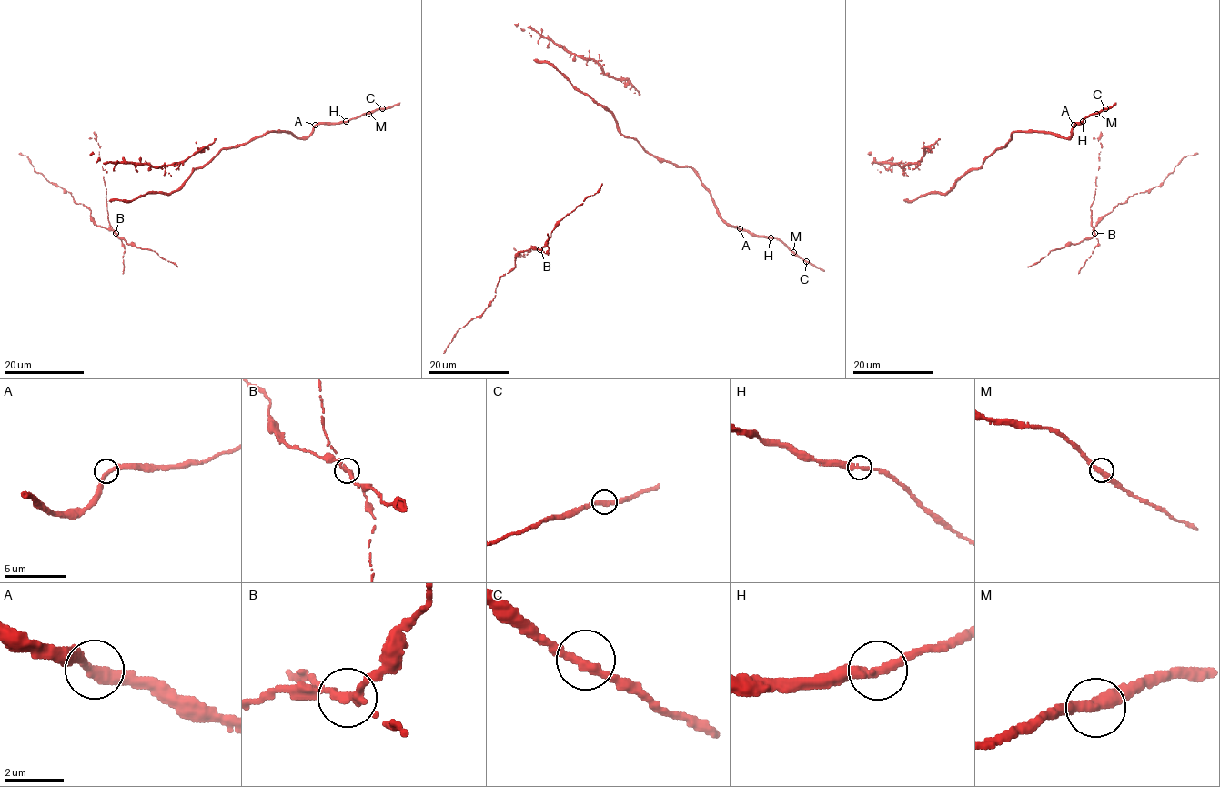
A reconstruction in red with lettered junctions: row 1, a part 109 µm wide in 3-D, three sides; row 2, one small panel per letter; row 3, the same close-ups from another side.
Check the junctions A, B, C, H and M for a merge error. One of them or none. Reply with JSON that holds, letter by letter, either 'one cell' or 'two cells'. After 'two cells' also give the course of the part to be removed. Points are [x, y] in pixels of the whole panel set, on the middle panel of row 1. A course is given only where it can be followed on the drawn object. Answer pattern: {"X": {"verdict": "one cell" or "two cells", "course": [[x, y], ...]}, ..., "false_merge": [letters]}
{"A": {"verdict": "one cell"}, "B": {"verdict": "two cells", "course": [[540, 249], [529, 248], [515, 258], [515, 267], [500, 277], [491, 304], [461, 327], [443, 353]]}, "C": {"verdict": "one cell"}, "H": {"verdict": "one cell"}, "M": {"verdict": "one cell"}, "false_merge": ["B"]}

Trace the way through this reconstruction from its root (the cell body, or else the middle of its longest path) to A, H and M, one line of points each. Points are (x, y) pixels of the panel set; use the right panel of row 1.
A: (952, 190), (959, 178), (979, 168), (1014, 131), (1046, 131), (1069, 137), (1073, 125)
H: (952, 190), (959, 178), (979, 168), (1014, 131), (1046, 131), (1069, 137), (1073, 126), (1083, 121)
M: (952, 190), (959, 178), (979, 168), (1014, 131), (1046, 131), (1069, 137), (1075, 124), (1096, 114)

